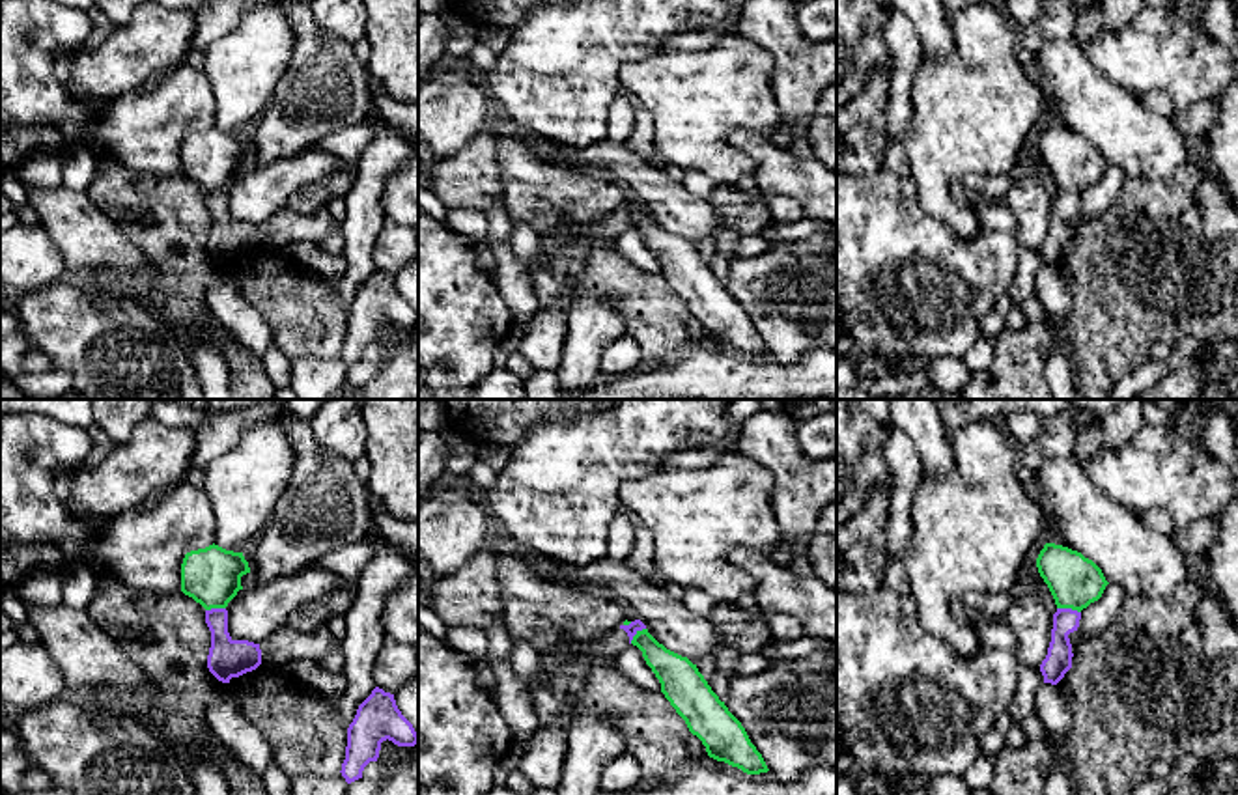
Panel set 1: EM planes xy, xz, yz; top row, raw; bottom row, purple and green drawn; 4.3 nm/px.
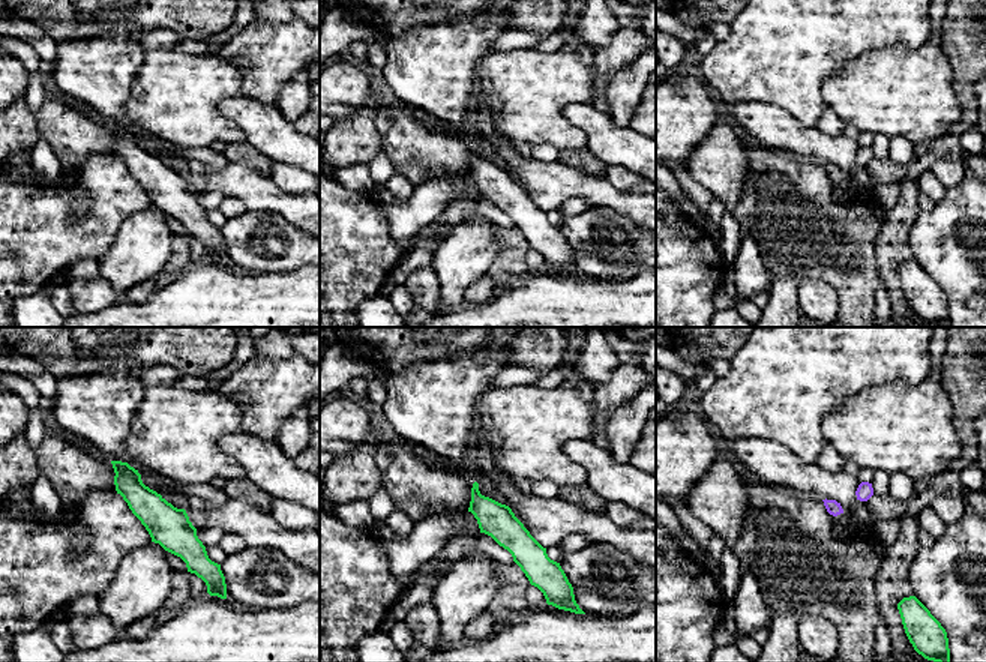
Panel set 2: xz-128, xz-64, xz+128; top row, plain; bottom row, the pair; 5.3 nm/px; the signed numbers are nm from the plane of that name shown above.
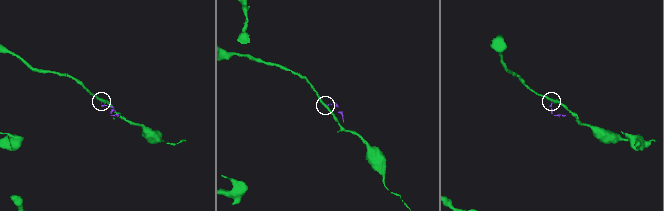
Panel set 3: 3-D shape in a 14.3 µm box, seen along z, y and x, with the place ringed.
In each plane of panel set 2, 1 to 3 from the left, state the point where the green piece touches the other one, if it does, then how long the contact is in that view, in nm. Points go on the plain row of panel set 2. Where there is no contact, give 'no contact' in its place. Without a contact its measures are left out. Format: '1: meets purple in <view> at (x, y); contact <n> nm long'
1: no contact
2: no contact
3: no contact

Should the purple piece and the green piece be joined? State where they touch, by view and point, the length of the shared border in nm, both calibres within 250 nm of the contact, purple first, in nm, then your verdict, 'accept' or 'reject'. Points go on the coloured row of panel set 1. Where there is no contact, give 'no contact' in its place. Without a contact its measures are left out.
yz (1069, 609) | 110 nm | 120/220 nm | reject

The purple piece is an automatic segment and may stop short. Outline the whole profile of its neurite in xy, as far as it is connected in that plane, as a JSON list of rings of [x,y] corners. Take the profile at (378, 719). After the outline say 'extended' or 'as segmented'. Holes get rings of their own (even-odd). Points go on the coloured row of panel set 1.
[[[375,687],[347,728],[345,760],[340,771],[347,784],[362,778],[364,767],[377,761],[381,743],[387,739],[398,746],[415,746],[418,733],[398,709],[394,694]]] | as segmented

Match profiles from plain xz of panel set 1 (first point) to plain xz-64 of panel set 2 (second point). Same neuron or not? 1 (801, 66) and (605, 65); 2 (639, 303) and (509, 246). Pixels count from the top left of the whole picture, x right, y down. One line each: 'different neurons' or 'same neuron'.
1: different neurons
2: same neuron

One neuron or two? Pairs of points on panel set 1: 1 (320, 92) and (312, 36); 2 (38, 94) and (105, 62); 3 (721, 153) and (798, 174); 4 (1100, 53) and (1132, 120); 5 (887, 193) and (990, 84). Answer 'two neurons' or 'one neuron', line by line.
1: one neuron
2: two neurons
3: two neurons
4: two neurons
5: two neurons

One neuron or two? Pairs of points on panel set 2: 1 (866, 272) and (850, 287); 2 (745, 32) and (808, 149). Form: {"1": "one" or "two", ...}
{"1": "one", "2": "two"}

